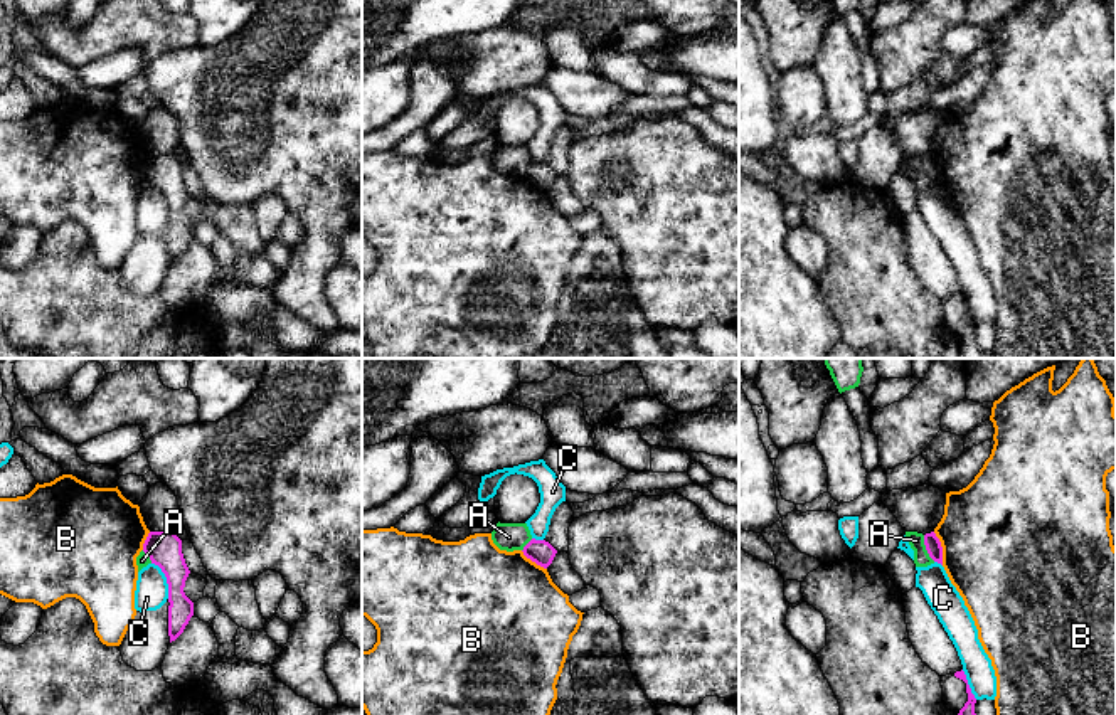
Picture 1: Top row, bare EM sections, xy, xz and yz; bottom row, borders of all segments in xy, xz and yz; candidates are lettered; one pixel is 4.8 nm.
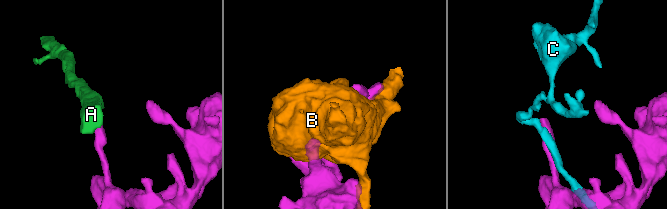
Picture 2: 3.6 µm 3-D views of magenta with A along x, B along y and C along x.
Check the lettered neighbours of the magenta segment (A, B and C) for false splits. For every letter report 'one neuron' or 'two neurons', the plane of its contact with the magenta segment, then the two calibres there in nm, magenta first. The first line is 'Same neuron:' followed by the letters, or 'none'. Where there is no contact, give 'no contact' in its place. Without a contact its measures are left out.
Same neuron: none
A: two neurons; contact in yz; calibres 80 and 80 nm
B: two neurons; contact in yz; calibres 80 and 500 nm
C: two neurons; contact in xy; calibres 160 and 160 nm

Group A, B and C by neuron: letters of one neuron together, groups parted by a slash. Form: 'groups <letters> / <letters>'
groups A / B / C

